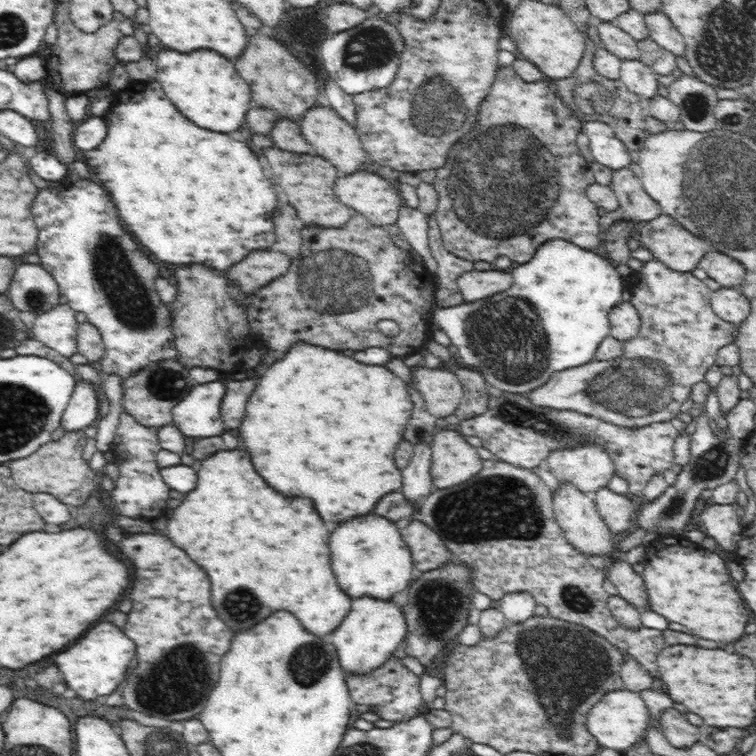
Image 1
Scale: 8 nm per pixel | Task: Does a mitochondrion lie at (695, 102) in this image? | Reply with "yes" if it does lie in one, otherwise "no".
yes

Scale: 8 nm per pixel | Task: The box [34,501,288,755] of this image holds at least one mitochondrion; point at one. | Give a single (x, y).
(176, 683)

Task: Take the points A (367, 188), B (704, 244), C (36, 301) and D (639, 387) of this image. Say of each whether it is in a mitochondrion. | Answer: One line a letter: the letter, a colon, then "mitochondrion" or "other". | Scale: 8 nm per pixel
A: other
B: mitochondrion
C: mitochondrion
D: mitochondrion

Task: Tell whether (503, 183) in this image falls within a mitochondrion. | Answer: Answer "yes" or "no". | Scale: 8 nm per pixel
yes

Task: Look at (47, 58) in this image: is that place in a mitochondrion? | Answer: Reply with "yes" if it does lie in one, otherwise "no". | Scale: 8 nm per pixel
no

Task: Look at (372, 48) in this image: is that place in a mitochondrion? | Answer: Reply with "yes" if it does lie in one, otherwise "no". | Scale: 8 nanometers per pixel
yes

